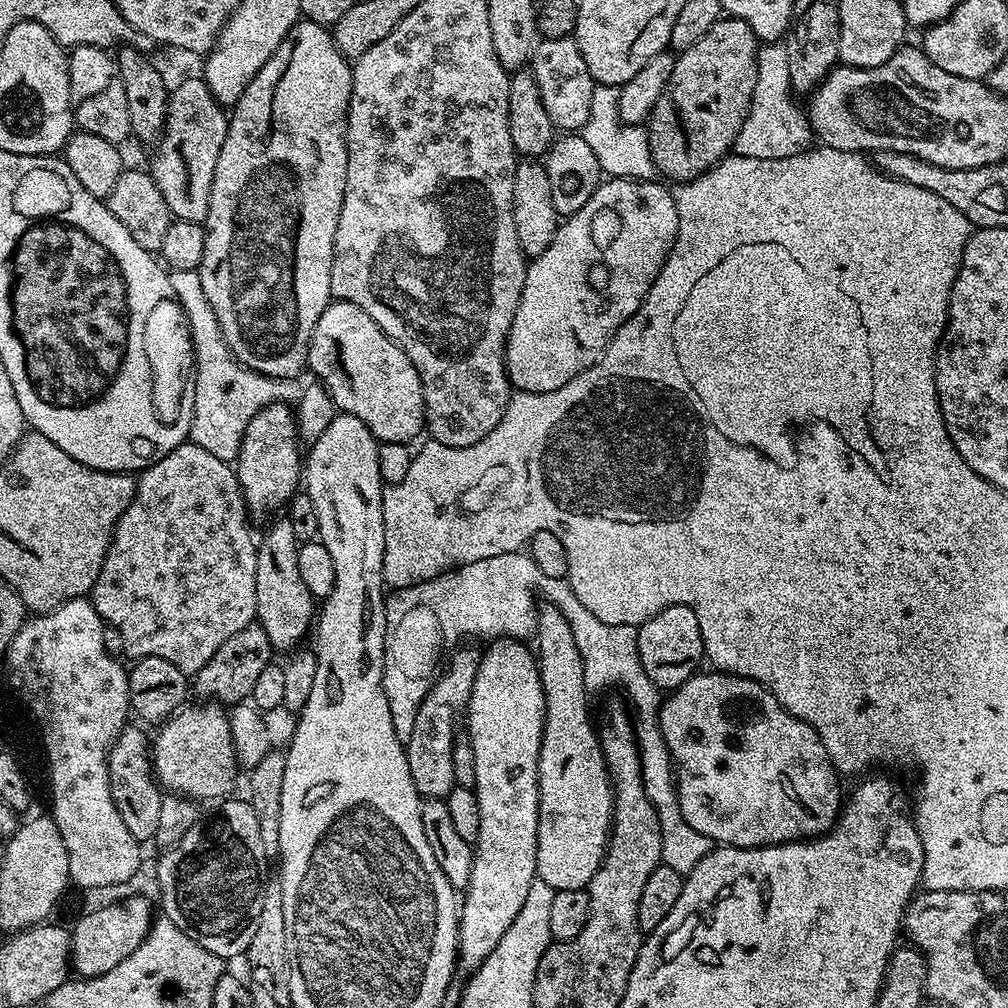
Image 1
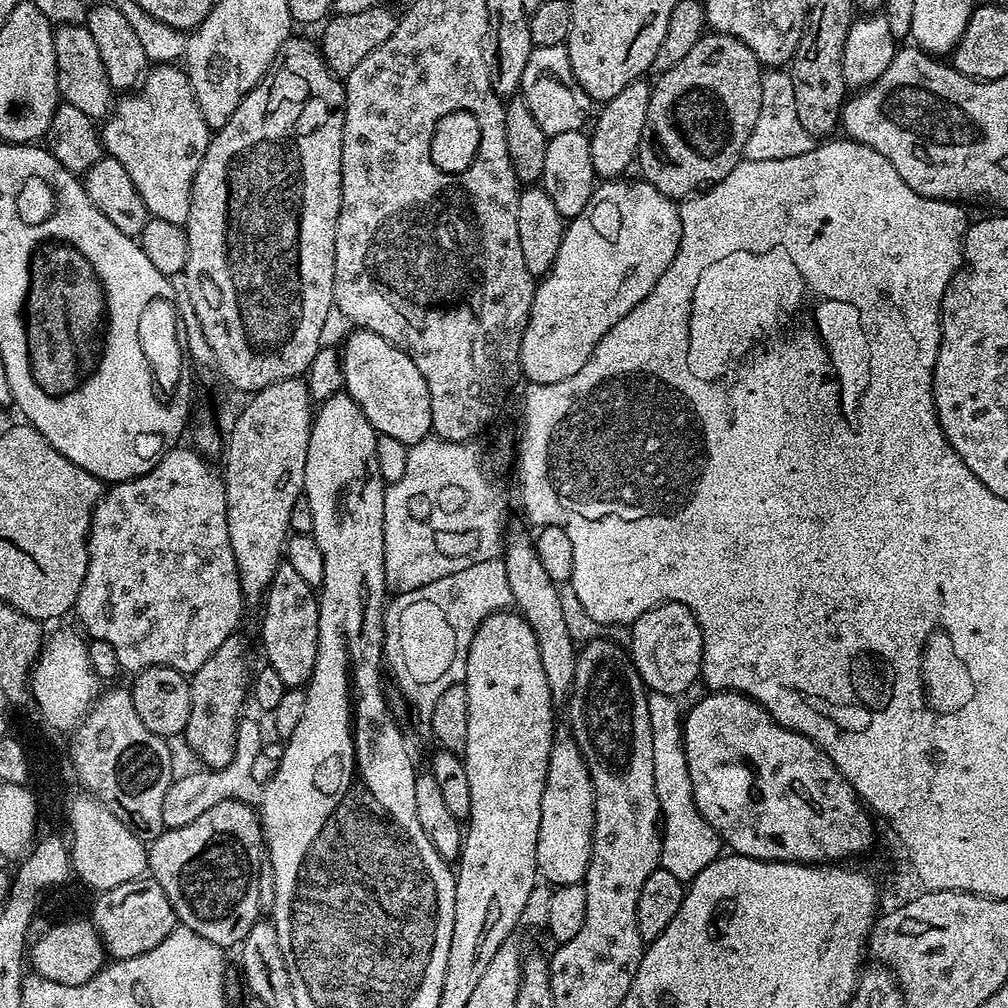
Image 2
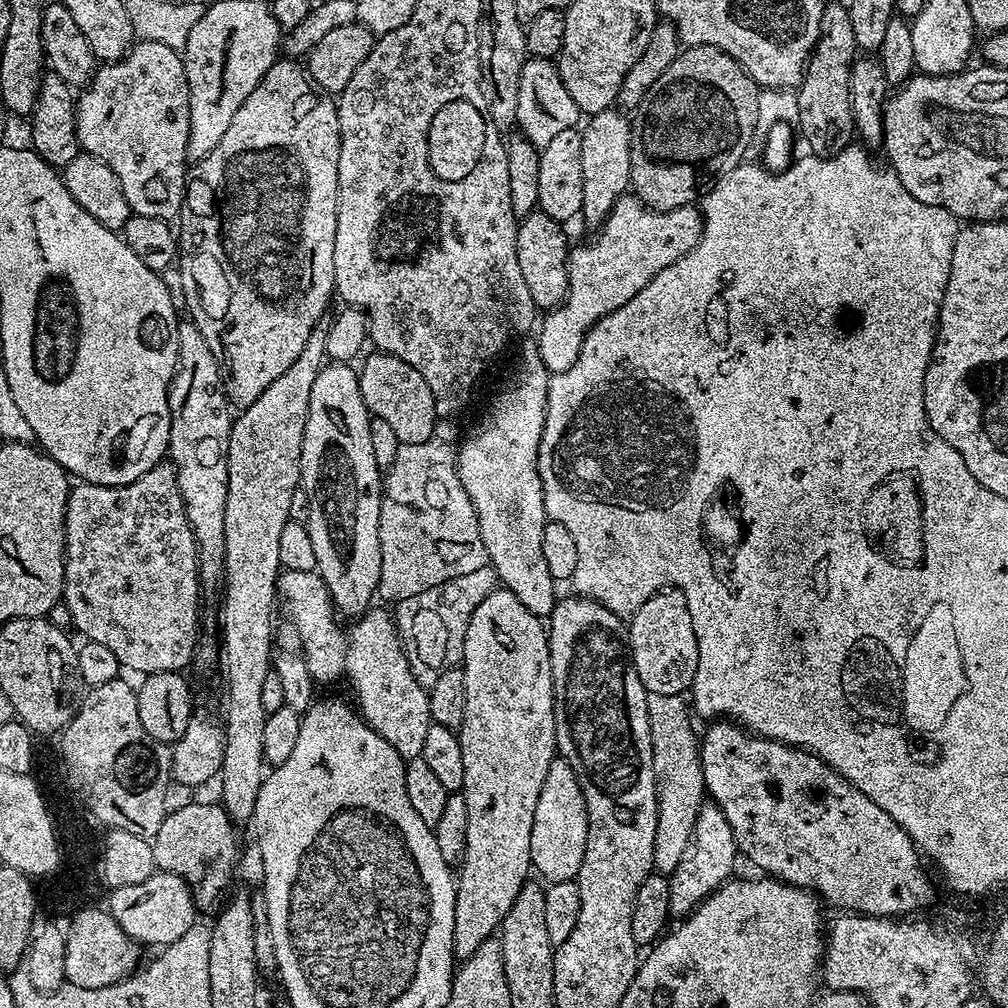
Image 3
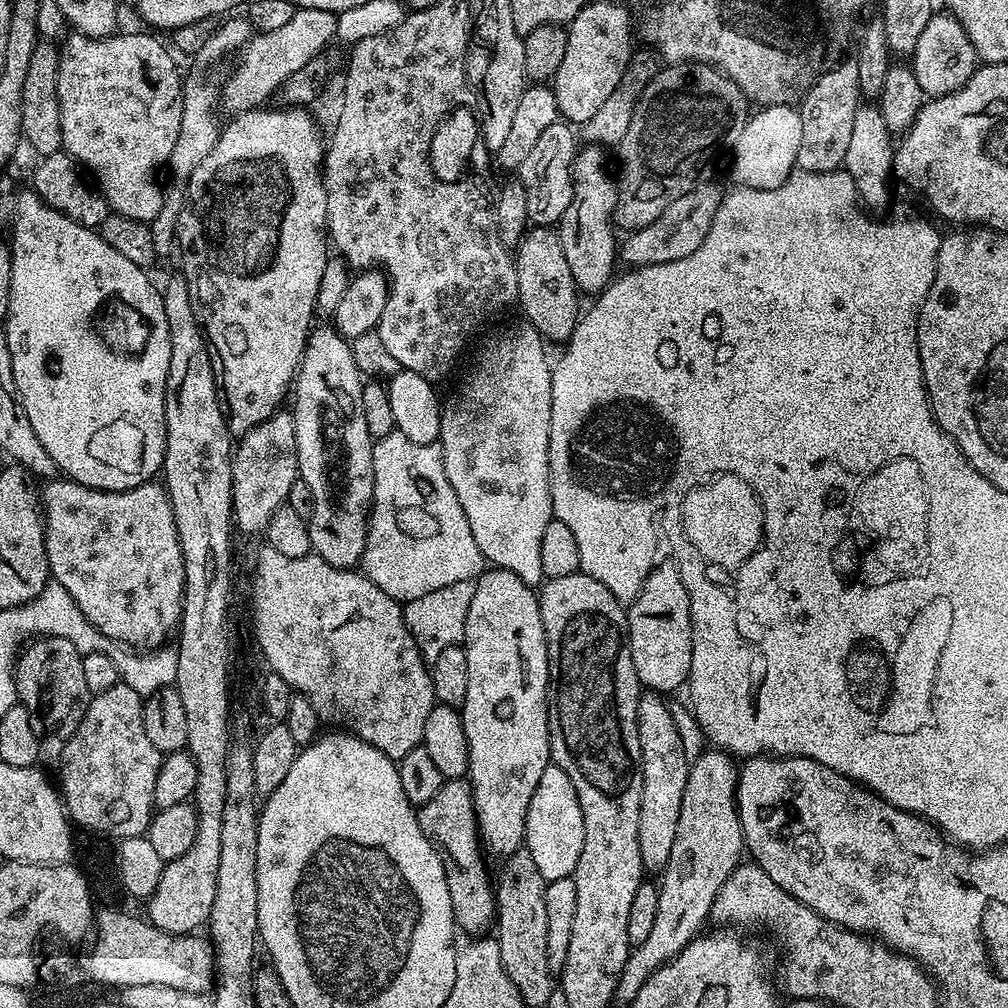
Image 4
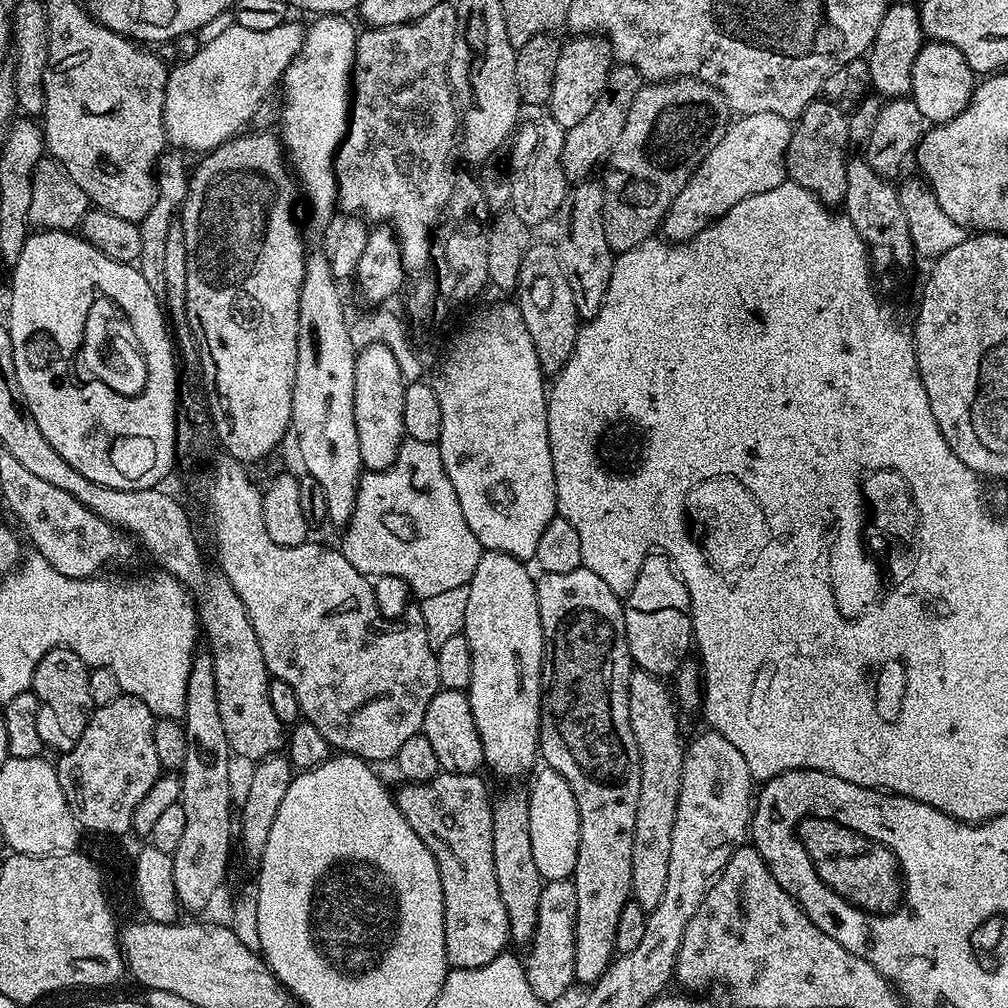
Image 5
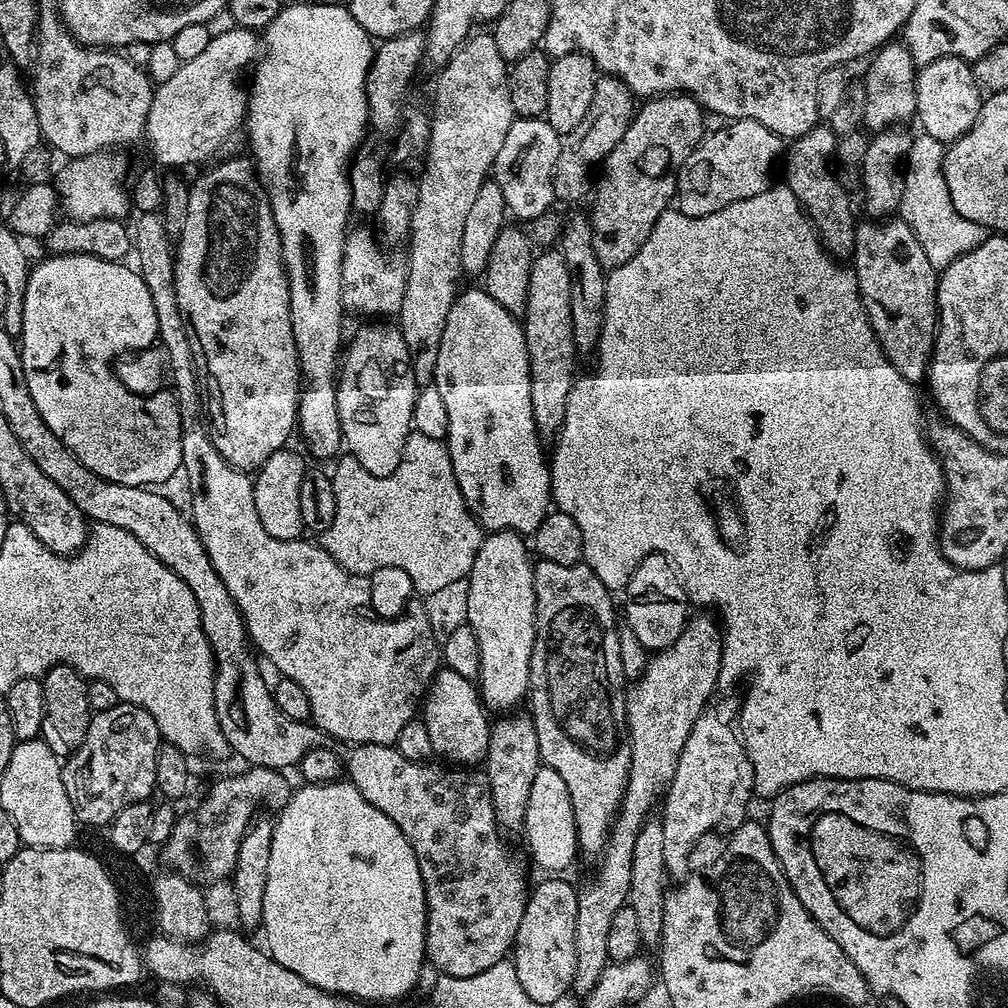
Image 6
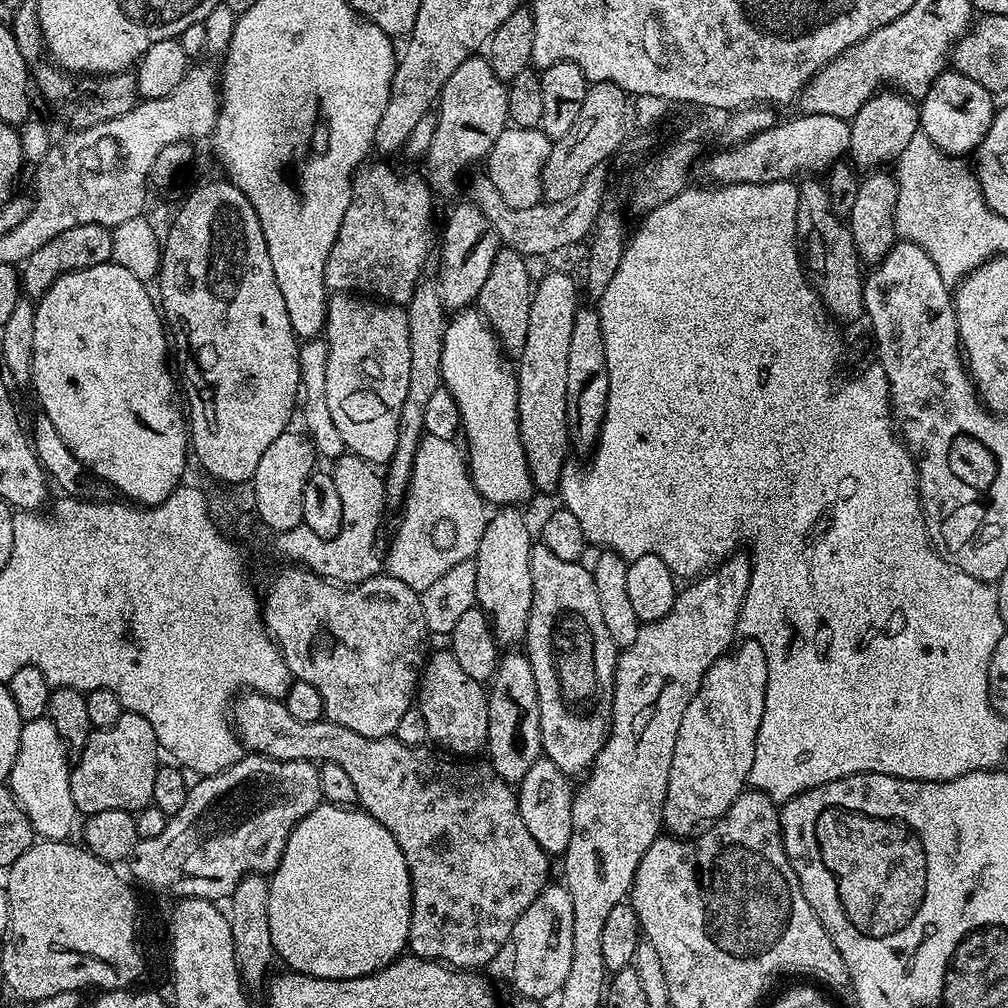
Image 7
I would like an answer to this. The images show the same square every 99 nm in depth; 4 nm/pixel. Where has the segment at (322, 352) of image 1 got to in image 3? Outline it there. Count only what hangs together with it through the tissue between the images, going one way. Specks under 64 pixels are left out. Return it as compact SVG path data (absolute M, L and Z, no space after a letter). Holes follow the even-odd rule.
M377 351L375 355L358 368L362 398L369 413L387 422L401 444L421 444L433 439L435 432L432 431L436 428L438 417L434 410L434 394L430 394L426 378L398 358L382 351Z

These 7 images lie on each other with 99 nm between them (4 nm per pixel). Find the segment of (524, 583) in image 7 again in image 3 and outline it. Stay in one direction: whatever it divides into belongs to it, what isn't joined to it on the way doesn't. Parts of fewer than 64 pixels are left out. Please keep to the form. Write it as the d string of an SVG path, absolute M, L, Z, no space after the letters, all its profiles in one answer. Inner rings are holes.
M498 586L482 602L478 602L478 610L470 614L470 626L466 626L466 638L464 639L464 658L462 661L464 677L466 678L466 722L458 735L462 746L462 762L466 769L466 778L462 795L466 802L466 850L459 861L458 887L456 890L456 905L454 906L454 942L452 950L457 961L463 962L482 946L482 942L493 939L494 933L506 918L510 906L514 906L514 898L518 898L518 890L522 890L524 884L529 883L528 872L533 871L530 858L530 830L534 826L534 806L538 806L538 794L542 794L542 781L546 778L546 770L550 770L550 762L557 759L556 751L556 723L552 713L552 671L550 670L550 646L548 645L548 629L541 617L530 614L510 589Z

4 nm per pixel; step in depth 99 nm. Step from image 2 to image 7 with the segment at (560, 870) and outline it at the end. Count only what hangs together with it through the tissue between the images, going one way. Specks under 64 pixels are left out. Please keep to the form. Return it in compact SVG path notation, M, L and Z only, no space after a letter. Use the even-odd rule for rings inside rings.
M541 758L530 766L526 778L518 786L518 803L522 822L526 822L526 830L538 846L547 852L549 857L559 857L570 846L572 833L572 801L574 799L574 784L569 777L564 775L554 762Z

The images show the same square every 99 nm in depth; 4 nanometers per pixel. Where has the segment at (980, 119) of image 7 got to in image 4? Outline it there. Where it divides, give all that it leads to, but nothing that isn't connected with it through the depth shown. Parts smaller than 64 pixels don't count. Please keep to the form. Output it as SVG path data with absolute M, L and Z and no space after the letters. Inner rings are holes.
M934 14L930 22L926 22L926 30L922 30L922 38L918 38L918 46L914 46L910 57L910 67L914 70L914 78L918 78L918 86L922 86L925 97L950 96L975 74L978 57L966 30L951 14Z

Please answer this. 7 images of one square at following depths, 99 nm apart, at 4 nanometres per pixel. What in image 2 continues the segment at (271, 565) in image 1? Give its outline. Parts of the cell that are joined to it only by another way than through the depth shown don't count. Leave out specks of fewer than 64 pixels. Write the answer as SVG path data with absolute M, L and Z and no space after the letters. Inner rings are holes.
M281 562L274 570L274 578L264 594L262 607L264 617L260 620L260 640L264 643L267 667L282 677L287 688L303 689L312 677L318 654L320 601L317 593L294 571L294 566Z

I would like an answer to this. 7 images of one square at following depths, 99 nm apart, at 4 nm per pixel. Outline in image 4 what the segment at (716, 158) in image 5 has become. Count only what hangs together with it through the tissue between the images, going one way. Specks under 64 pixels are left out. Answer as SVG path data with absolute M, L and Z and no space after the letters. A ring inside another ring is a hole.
M770 104L753 111L748 117L746 126L738 138L736 147L731 149L732 176L735 183L742 188L757 188L758 190L770 190L782 186L796 168L796 155L802 142L802 118L795 107L787 104ZM697 183L682 198L678 198L650 226L637 228L627 233L628 241L621 243L618 248L618 256L625 265L633 269L644 268L647 264L661 264L662 262L678 262L678 258L686 258L686 254L694 254L698 246L710 234L710 226L714 214L718 210L722 199L722 191L716 184Z

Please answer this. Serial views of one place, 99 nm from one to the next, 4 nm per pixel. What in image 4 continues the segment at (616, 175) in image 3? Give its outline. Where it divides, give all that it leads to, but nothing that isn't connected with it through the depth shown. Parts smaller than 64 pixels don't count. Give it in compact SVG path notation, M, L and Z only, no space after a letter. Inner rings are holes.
M588 144L577 151L572 163L570 206L566 206L566 214L558 225L566 266L570 266L570 274L581 293L603 292L612 283L612 270L618 265L618 239L614 231L616 180L613 169L608 169L608 152L607 147L598 144Z

